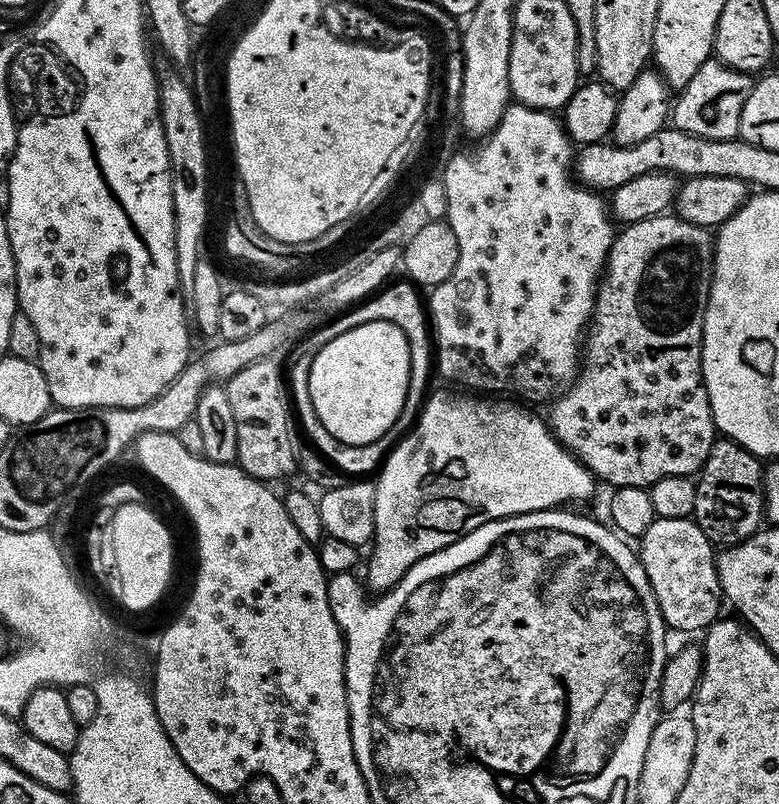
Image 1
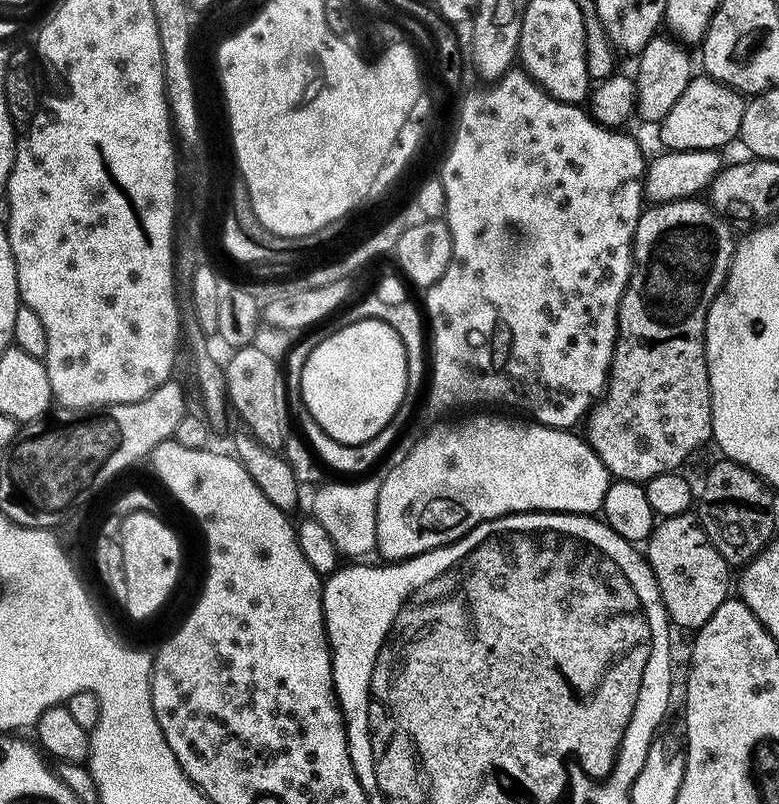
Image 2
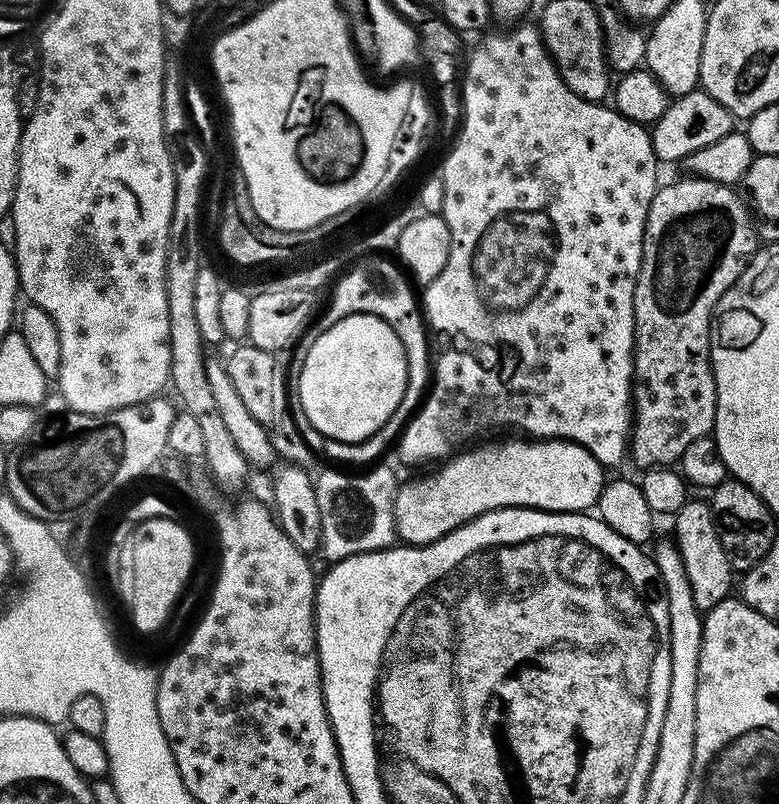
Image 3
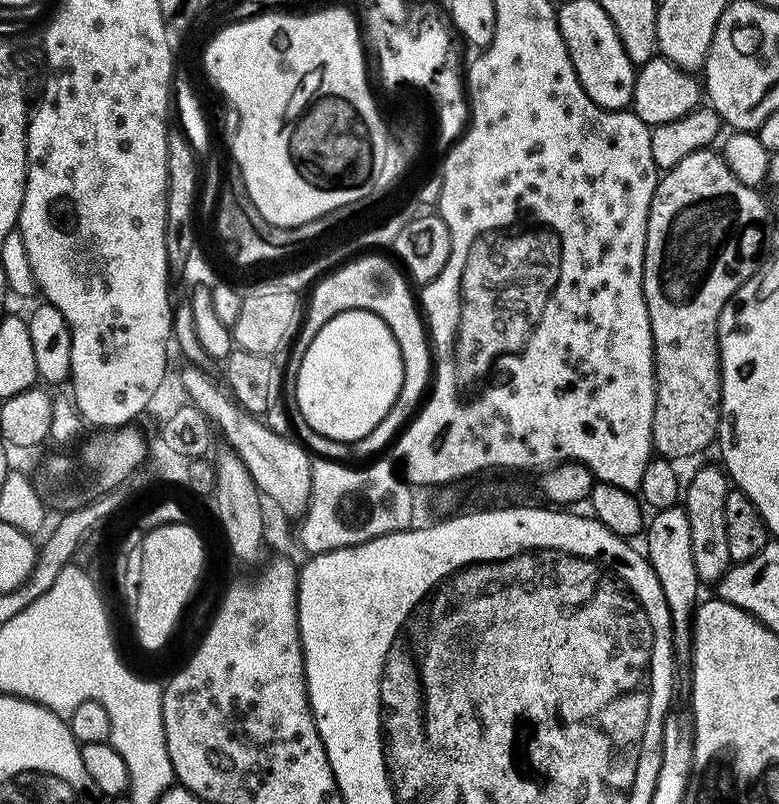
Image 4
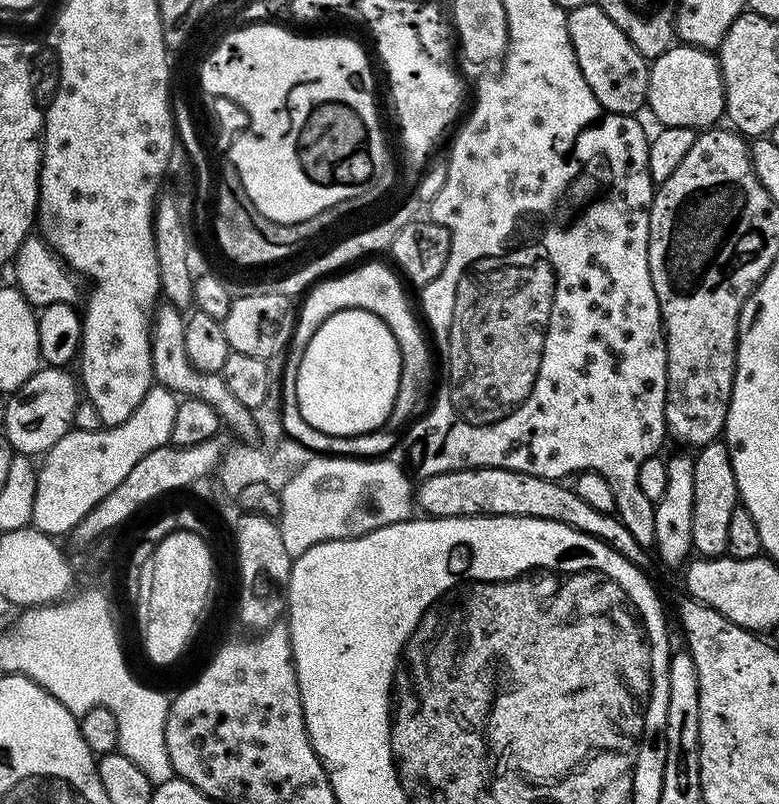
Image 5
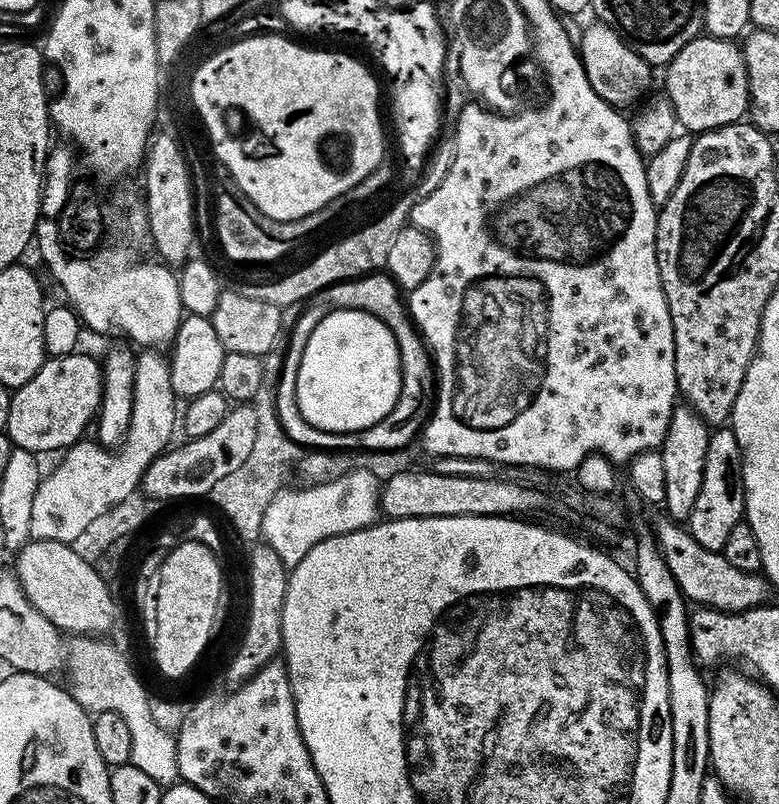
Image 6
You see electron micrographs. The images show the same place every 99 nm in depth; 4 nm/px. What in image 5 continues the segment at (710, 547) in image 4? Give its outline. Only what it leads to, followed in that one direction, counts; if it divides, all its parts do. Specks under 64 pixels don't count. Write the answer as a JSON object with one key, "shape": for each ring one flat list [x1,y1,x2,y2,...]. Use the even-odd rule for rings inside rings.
{"shape":[[723,442,707,444,694,456,694,534,693,549,701,557,715,558,728,551,726,537,730,527,730,514,738,506,740,491,734,478,734,466,730,462,728,446]]}

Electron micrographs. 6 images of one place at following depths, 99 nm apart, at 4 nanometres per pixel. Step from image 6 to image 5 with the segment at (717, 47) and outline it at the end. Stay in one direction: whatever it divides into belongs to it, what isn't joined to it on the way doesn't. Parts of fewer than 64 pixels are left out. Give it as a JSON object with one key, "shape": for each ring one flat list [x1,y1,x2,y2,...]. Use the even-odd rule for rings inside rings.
{"shape":[[683,42,673,43,660,56,651,61,648,70,648,99,647,111,652,111,652,116,657,120,657,125,665,128,682,126,707,130,721,123,724,111,724,79,720,73,720,61,707,48,695,48,693,44]]}

